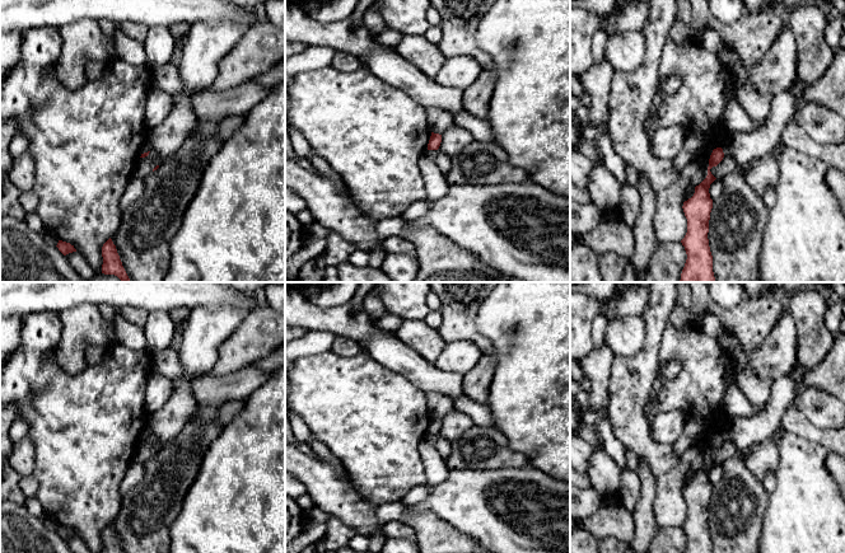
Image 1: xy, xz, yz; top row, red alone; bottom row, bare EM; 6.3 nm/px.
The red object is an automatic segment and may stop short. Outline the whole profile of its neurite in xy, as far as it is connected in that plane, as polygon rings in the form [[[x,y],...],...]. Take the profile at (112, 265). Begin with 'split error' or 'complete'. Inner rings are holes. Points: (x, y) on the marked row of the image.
complete; [[[111,238],[102,247],[102,257],[103,257],[102,273],[115,275],[122,282],[130,282],[130,278],[117,253],[116,245],[113,244]]]

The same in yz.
complete; [[[722,147],[713,150],[706,178],[695,187],[691,198],[683,202],[683,212],[687,219],[687,233],[681,240],[687,259],[681,273],[680,282],[716,282],[713,272],[713,256],[709,247],[709,220],[713,208],[710,184],[716,179],[710,169],[724,158]]]

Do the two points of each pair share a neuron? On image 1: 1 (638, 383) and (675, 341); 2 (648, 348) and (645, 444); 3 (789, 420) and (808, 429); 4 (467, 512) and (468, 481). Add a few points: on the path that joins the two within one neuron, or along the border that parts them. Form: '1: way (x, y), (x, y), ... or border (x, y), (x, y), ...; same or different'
1: border (664, 331), (661, 338), (658, 362); different
2: way (638, 373), (634, 376), (634, 420); same
3: way (794, 421), (803, 427); same
4: way (468, 505), (468, 488); same

